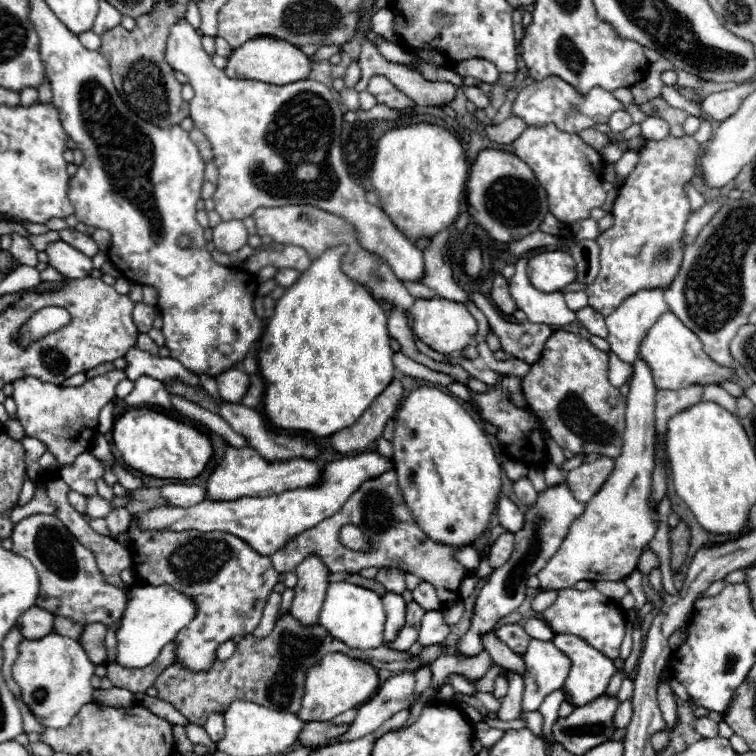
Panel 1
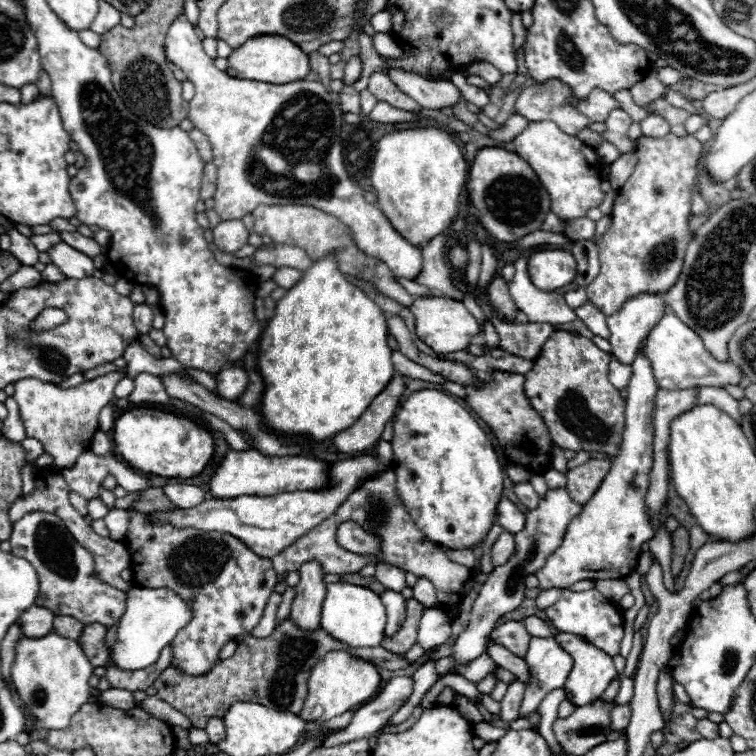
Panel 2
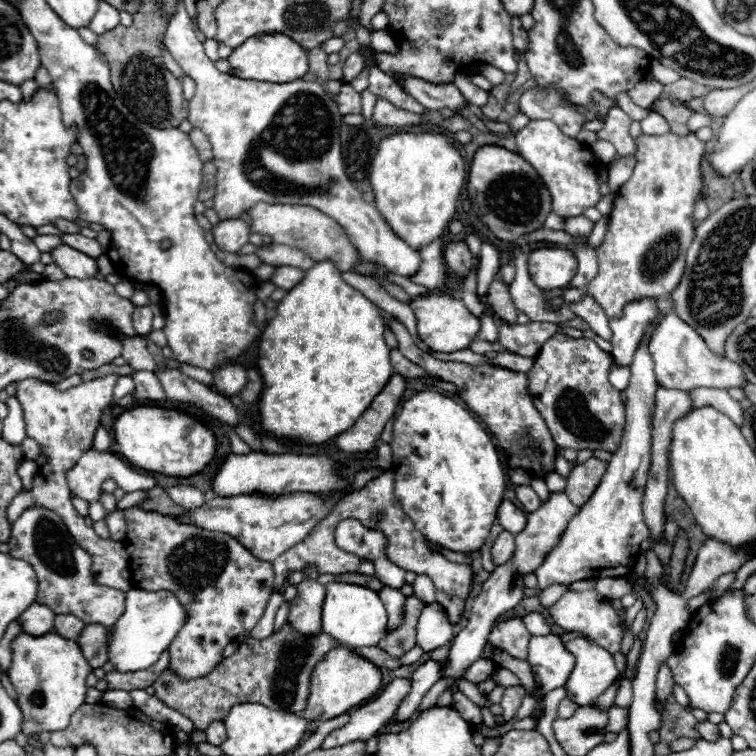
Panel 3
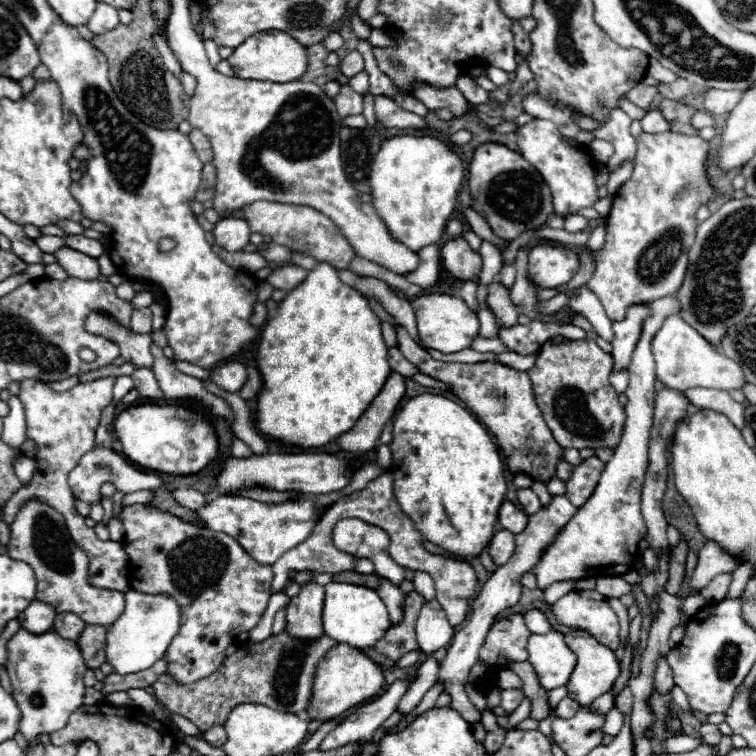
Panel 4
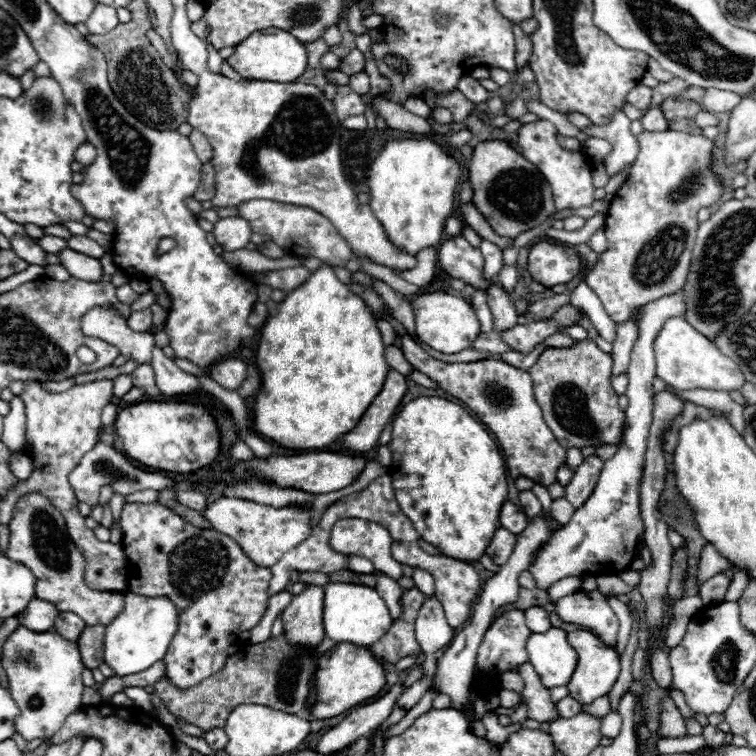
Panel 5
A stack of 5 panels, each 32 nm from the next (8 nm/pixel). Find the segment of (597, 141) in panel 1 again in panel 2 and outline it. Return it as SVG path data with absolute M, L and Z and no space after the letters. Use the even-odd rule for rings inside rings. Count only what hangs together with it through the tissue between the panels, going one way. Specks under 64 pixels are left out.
M584 128L584 130L578 134L578 138L580 138L582 142L590 144L592 148L596 148L596 146L600 146L600 144L604 142L602 134L600 134L600 132L594 132L594 130L590 130L590 128Z

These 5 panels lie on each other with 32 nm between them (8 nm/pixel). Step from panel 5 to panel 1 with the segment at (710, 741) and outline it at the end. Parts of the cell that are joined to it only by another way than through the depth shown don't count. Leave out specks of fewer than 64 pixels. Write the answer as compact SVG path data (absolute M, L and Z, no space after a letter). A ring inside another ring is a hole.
M708 716L696 718L694 728L696 728L696 732L698 732L698 734L702 734L704 738L716 738L716 736L718 736L718 722L710 720Z

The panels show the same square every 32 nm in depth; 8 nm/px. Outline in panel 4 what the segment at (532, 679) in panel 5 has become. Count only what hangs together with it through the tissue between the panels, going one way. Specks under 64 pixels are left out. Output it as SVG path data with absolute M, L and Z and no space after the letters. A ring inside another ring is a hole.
M508 662L506 666L508 666L508 670L512 670L514 674L518 674L518 678L522 680L524 696L532 700L530 718L534 718L534 720L546 718L546 716L550 714L550 710L548 710L548 692L538 684L536 672L532 670L530 662Z

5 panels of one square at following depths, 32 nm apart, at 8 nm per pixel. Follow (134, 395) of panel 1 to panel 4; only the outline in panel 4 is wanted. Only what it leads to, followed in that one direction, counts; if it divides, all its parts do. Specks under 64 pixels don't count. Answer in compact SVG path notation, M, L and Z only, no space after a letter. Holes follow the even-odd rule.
M148 368L134 370L132 380L134 380L134 388L140 392L140 398L164 398L152 370L148 370Z

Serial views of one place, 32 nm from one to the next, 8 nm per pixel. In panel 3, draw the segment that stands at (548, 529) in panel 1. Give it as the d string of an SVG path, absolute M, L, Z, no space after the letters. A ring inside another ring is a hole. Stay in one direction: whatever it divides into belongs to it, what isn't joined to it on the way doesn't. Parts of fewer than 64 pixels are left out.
M550 492L550 498L546 502L542 502L542 506L538 510L526 514L526 528L520 534L516 534L516 552L504 566L498 566L490 574L490 578L482 584L482 590L472 604L466 628L454 638L454 644L448 654L448 668L442 672L442 676L464 678L464 670L474 660L478 660L482 656L488 634L494 628L494 622L498 620L498 616L502 616L504 612L518 606L520 600L524 598L524 576L532 574L538 566L542 566L546 554L560 542L564 528L578 514L578 510L580 510L580 506L572 504L570 498L566 496L566 492Z

